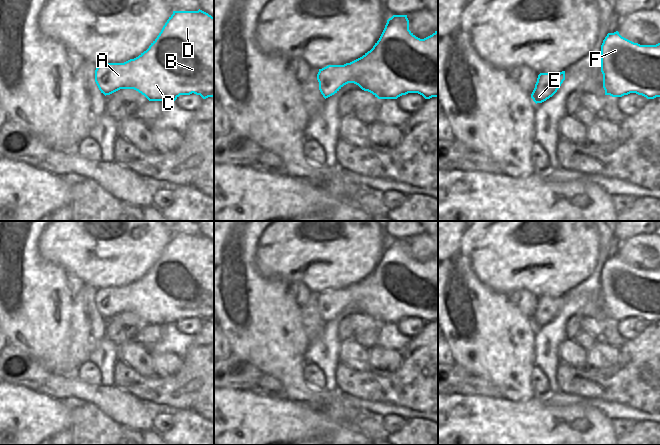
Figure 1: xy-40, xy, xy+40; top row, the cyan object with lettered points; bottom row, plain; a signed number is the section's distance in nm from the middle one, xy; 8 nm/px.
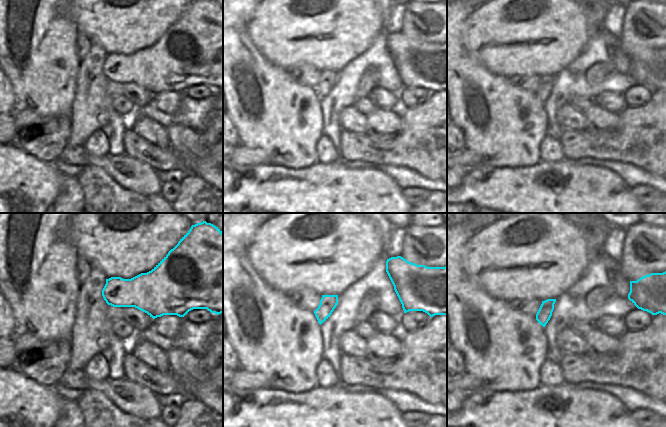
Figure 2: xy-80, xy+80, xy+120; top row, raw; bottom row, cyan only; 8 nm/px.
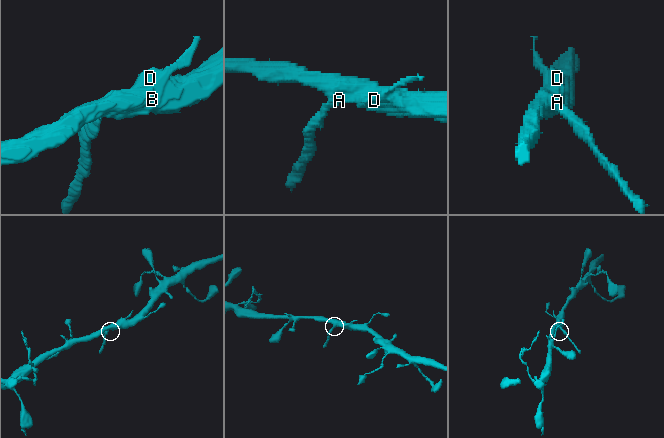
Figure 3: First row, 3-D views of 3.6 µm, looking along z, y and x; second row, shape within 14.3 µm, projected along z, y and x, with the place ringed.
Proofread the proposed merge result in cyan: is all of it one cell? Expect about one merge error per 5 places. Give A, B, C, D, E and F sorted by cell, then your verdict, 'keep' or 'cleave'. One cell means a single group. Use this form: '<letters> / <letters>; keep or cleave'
A B C D E F; keep

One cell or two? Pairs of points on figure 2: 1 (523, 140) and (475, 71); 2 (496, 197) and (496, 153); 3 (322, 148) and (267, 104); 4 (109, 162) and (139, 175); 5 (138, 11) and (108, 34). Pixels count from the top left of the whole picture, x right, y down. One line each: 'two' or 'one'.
1: one
2: two
3: two
4: one
5: one

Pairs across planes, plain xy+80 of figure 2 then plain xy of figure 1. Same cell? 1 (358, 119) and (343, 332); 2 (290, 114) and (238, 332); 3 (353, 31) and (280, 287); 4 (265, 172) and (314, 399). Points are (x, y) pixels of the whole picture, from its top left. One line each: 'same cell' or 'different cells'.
1: different cells
2: same cell
3: different cells
4: different cells

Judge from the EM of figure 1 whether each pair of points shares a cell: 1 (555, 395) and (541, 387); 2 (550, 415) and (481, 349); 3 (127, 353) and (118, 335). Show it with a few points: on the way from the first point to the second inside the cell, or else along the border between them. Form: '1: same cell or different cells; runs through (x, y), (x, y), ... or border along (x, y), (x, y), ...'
1: different cells; border along (540, 369), (548, 380), (548, 390), (539, 395)
2: different cells; border along (538, 397), (532, 397), (527, 400), (509, 400)
3: different cells; border along (127, 339), (117, 347)

